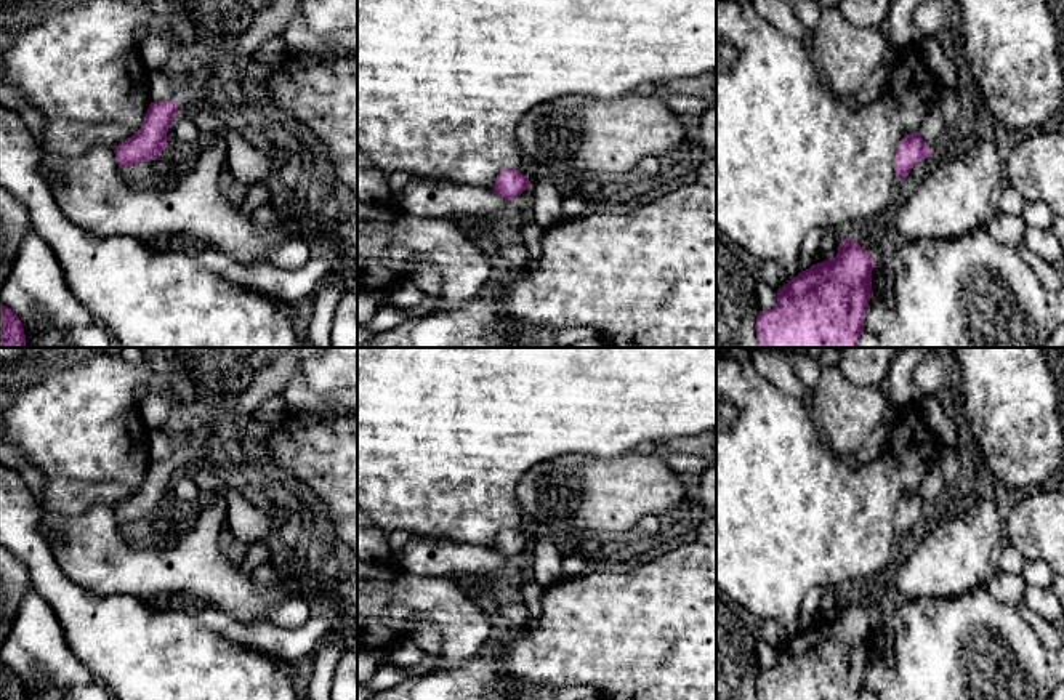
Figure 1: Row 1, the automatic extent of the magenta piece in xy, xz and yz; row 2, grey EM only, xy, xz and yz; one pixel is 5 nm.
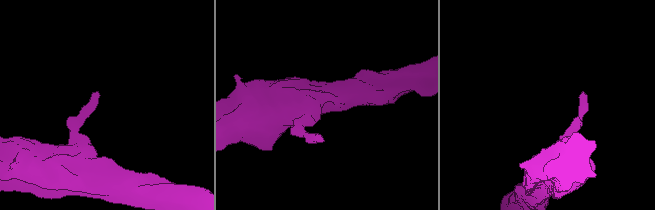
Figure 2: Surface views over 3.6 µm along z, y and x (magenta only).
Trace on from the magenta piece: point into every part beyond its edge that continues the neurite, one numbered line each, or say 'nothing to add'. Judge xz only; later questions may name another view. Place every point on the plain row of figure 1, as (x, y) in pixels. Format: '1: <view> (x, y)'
nothing to add

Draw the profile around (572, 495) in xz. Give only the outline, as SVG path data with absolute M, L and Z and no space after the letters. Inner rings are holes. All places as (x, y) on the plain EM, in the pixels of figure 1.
M657 452L609 460L564 455L535 465L516 487L521 513L558 538L628 532L644 516L673 521L686 514L687 493Z

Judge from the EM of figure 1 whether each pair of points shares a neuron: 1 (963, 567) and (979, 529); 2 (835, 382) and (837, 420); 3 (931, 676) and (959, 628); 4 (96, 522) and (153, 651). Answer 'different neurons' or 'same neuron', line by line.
1: same neuron
2: same neuron
3: same neuron
4: different neurons

